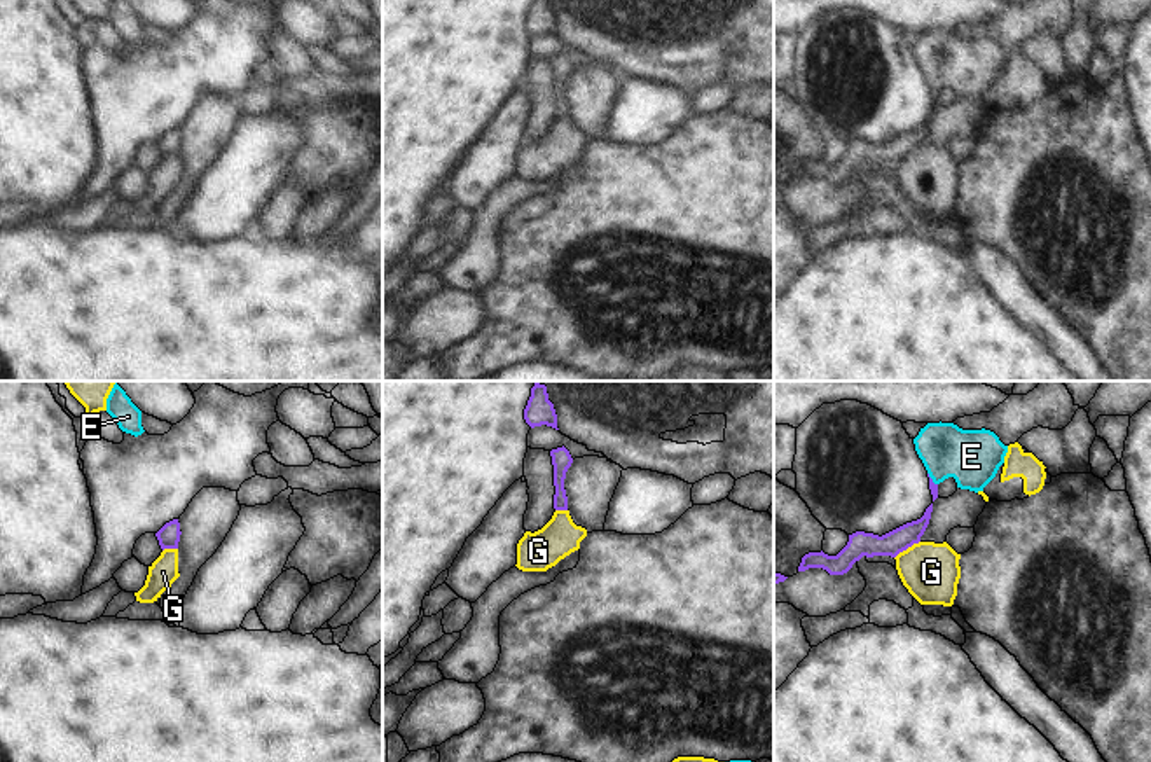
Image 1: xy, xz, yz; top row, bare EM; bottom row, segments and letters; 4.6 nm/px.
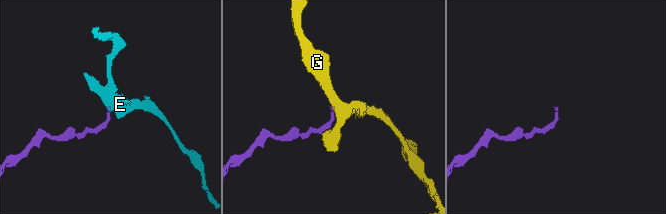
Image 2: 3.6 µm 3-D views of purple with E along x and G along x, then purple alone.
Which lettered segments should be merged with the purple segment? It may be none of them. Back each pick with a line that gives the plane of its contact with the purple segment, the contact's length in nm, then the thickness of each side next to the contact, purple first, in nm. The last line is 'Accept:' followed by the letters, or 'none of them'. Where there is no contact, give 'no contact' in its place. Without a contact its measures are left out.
E: meets purple in yz; contact 80 nm long; 40 nm thick on the purple side, 260 nm on the other
Accept: E

